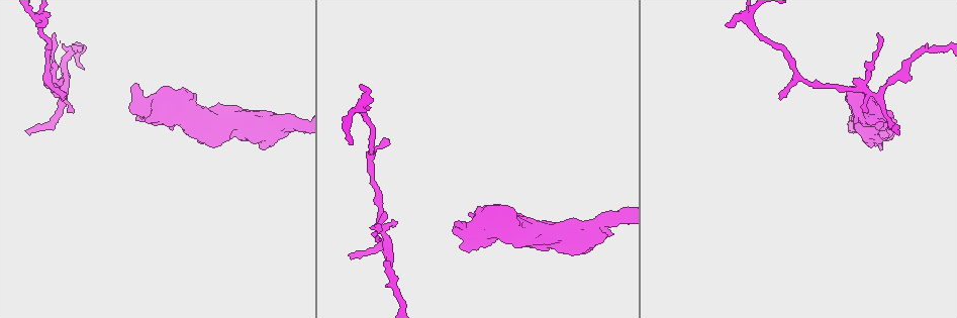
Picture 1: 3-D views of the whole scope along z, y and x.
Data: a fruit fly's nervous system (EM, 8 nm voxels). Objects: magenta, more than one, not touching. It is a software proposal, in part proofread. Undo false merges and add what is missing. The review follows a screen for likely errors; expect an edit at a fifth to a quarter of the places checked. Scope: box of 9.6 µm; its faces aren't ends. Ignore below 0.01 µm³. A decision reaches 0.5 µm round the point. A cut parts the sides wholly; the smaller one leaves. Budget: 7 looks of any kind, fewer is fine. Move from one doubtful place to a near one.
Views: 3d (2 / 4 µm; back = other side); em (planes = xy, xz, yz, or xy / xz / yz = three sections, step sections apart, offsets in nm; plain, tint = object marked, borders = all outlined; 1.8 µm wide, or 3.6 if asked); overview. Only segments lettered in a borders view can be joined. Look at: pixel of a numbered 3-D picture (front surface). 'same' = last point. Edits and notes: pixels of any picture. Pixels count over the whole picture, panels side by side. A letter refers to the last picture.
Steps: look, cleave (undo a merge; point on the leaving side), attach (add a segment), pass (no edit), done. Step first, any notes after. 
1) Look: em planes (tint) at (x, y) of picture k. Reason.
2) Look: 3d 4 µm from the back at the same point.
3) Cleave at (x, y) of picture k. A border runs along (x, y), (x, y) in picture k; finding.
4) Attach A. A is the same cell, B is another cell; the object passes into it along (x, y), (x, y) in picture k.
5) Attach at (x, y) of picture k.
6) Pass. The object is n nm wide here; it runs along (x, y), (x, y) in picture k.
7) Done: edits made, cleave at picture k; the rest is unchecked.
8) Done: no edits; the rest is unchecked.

Look: 3d 2 µm at (37, 24) of picture 1. Thin end.

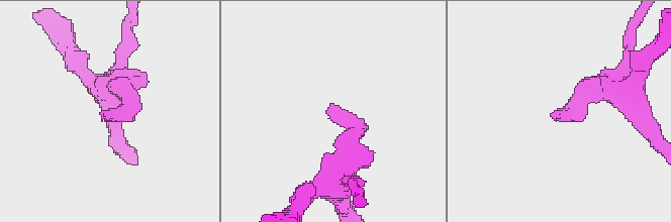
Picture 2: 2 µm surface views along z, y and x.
Look: em planes (borders) at (101, 112) of picture 2. Need the tissue.

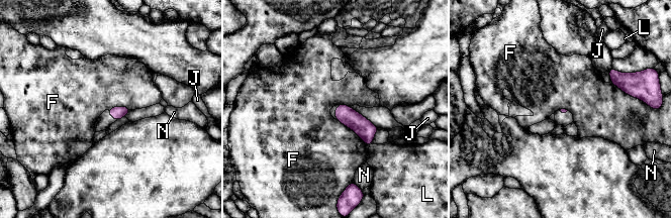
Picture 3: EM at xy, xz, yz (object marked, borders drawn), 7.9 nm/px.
Pass. F, J, L and N are other cells; no lettered segment goes on from it.

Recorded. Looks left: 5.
Look: 3d 4 µm at (385, 240) of picture 1. A fork.

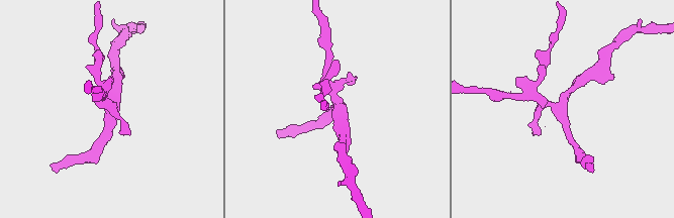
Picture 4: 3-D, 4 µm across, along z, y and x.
Look: em yz step 4 (borders) at (110, 104) of picture 4.

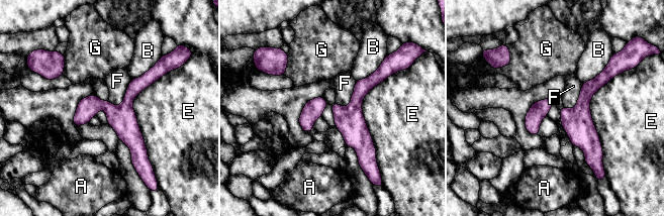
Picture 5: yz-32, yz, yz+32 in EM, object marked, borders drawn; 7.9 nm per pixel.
Pass. The longest contact is with E, 750 nm; A, B, E, F and G are other cells; a border runs along (131, 80), (123, 101), (111, 104) in picture 5; continuous, no second cell.

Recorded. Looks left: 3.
Look: 3d 2 µm at (385, 140) of picture 1. Thin end.

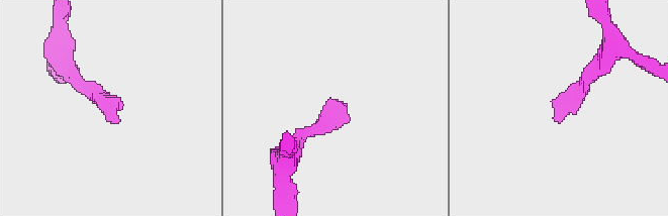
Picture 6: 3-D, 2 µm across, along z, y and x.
Look: em 3.6 µm xz step 4 (borders) at (337, 108) of picture 6. Need the tissue.

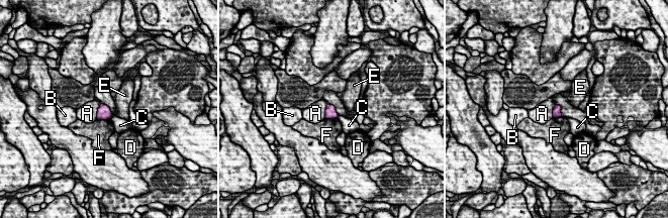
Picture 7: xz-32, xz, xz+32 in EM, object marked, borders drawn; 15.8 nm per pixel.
Pass. A, B, C, D, E and F are other cells; a border runs along (101, 104), (98, 108), (96, 119) in picture 7; none of them fits.

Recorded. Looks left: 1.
Done: no edits; the rest is unchecked.

